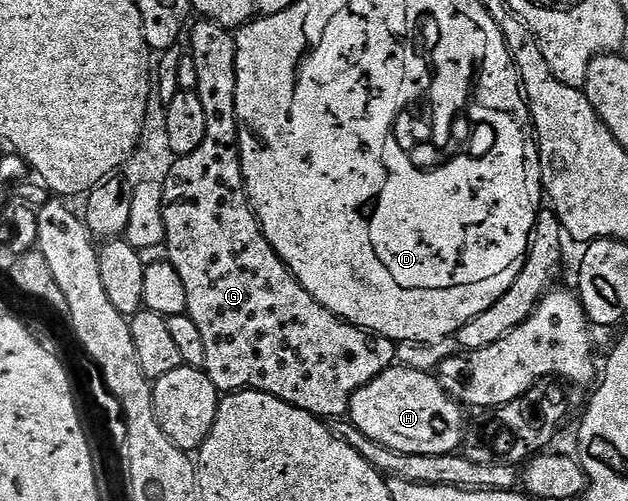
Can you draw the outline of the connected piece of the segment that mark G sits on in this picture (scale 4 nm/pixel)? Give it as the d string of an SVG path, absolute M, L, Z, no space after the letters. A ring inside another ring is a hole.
M207 20L197 21L197 26L192 30L192 50L190 56L194 60L194 68L198 72L198 84L196 95L202 100L202 108L206 115L206 136L202 136L202 144L194 148L194 152L181 154L177 157L174 168L170 168L170 176L164 181L162 192L162 218L165 221L165 238L167 261L174 264L182 284L186 287L186 304L188 305L187 316L194 320L198 327L198 333L202 335L202 341L206 348L206 360L202 367L214 388L221 395L234 394L238 390L257 390L263 394L274 396L294 408L302 408L310 412L314 417L321 420L340 420L345 417L352 403L354 392L358 392L370 380L382 376L396 362L396 343L391 342L380 334L369 334L368 331L360 329L359 326L343 322L336 314L332 314L288 270L287 264L276 254L276 249L268 243L262 232L260 222L256 219L256 213L248 203L248 192L244 188L244 177L242 176L242 164L240 163L240 129L238 128L238 116L236 115L236 35L227 26L219 26L217 22Z

